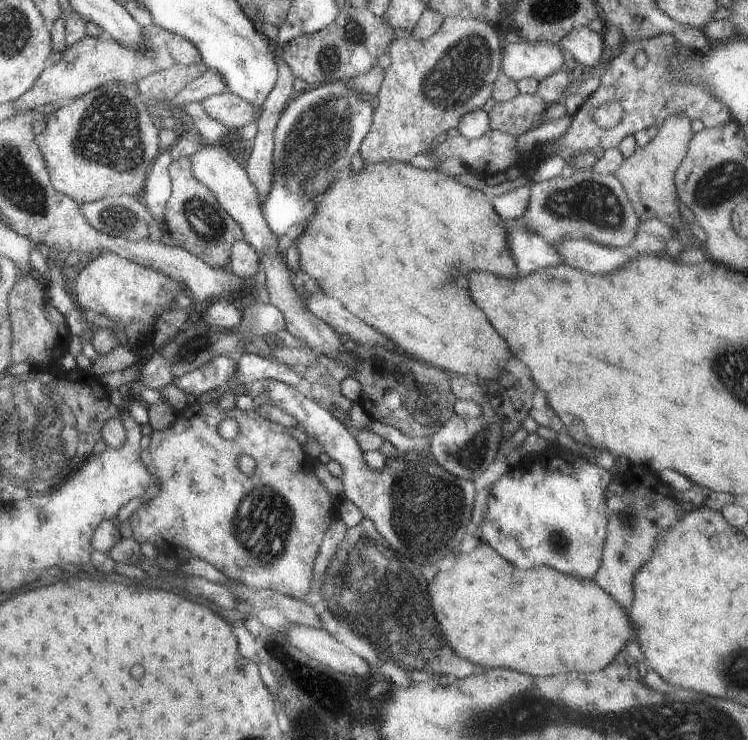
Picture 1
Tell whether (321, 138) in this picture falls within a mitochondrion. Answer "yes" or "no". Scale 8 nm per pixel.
yes

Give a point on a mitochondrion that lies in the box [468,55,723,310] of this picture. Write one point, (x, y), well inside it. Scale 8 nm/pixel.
(588, 201)

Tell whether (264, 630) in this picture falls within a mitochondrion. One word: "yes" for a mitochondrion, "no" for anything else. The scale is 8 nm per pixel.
no

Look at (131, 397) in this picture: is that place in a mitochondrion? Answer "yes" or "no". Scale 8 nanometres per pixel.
no

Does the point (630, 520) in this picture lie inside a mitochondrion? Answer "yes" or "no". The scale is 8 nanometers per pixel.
yes

